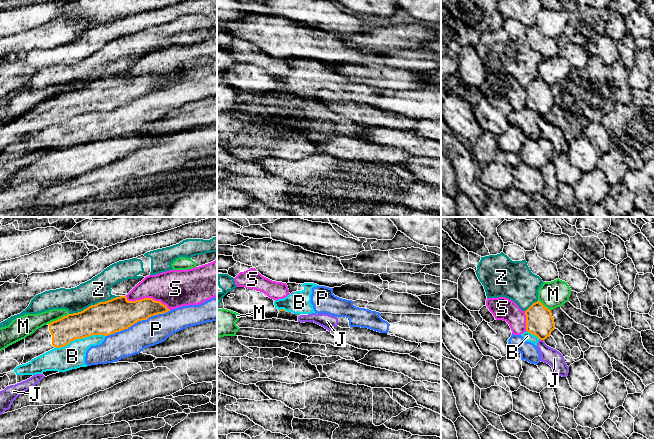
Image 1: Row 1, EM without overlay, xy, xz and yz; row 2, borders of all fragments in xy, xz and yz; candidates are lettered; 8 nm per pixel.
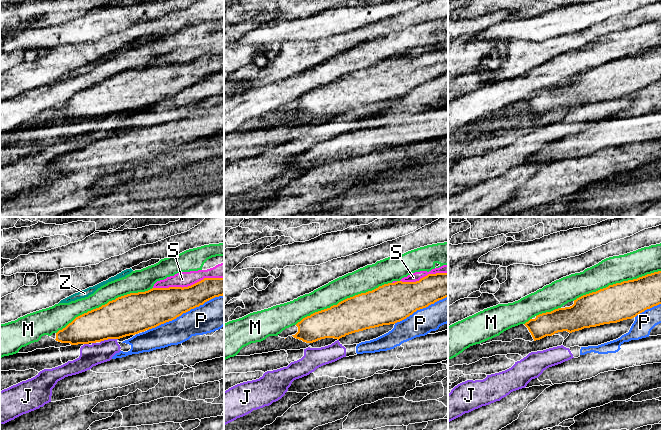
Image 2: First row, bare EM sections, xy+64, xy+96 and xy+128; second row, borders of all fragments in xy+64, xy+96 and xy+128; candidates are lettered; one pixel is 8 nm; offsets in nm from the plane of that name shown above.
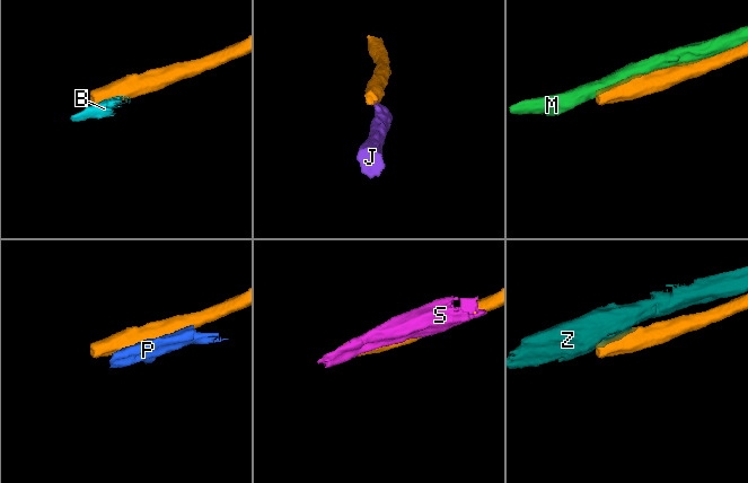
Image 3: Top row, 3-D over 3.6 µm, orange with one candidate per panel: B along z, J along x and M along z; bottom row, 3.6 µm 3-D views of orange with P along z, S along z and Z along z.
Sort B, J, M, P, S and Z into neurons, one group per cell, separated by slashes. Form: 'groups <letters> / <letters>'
groups B P / J / M / S / Z

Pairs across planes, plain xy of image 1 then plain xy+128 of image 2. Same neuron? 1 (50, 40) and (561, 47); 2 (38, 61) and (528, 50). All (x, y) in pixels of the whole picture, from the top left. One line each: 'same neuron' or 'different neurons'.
1: different neurons
2: same neuron

